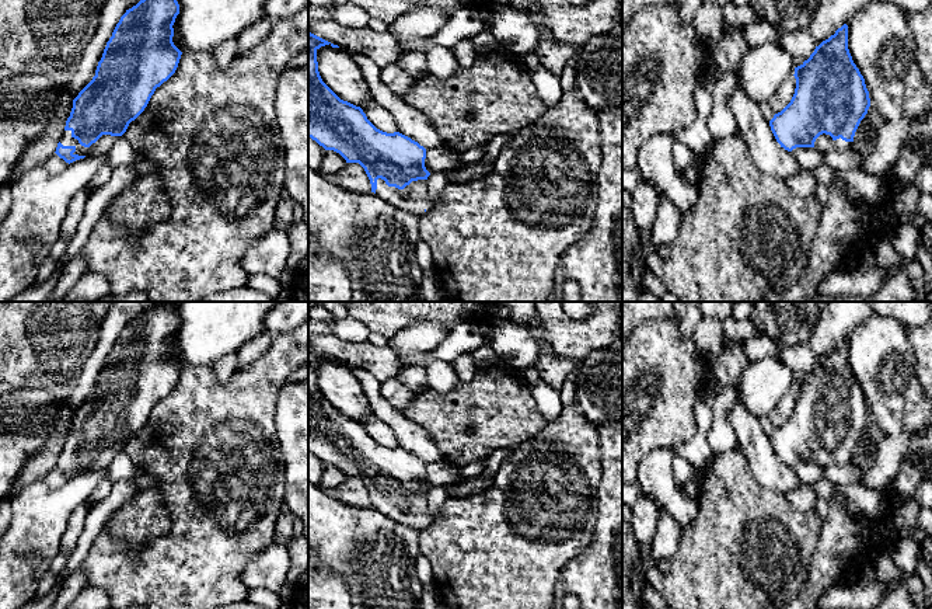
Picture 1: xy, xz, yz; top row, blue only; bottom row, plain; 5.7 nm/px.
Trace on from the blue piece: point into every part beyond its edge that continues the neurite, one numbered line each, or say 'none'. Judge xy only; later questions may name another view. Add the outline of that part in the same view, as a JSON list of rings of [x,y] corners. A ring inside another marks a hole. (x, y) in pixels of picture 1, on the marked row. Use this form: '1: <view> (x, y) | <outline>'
1: xy (105, 142) | [[[64,130],[60,136],[59,142],[63,146],[74,146],[76,152],[73,154],[78,156],[100,156],[100,154],[108,154],[114,143],[116,142],[119,136],[111,136],[111,135],[102,135],[95,143],[92,143],[90,147],[84,147],[78,143],[77,139],[71,136],[71,130]]]

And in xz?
1: xz (411, 122) | [[[350,53],[350,56],[369,84],[373,101],[384,107],[394,116],[399,133],[418,142],[426,150],[443,145],[430,119],[419,109],[408,105],[381,81],[380,67],[373,60],[356,53]]]
2: xz (414, 198) | [[[377,180],[376,195],[392,206],[423,216],[433,209],[427,196],[426,180],[412,181],[404,189],[388,187],[384,180]]]

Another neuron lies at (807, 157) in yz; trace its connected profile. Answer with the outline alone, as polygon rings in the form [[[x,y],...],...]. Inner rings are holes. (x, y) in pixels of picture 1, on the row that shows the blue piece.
[[[796,147],[790,153],[803,170],[814,170],[823,164],[823,154],[816,147]]]

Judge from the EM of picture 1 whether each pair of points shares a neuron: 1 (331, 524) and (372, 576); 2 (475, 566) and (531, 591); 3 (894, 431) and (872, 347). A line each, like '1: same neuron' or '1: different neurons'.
1: same neuron
2: same neuron
3: same neuron

